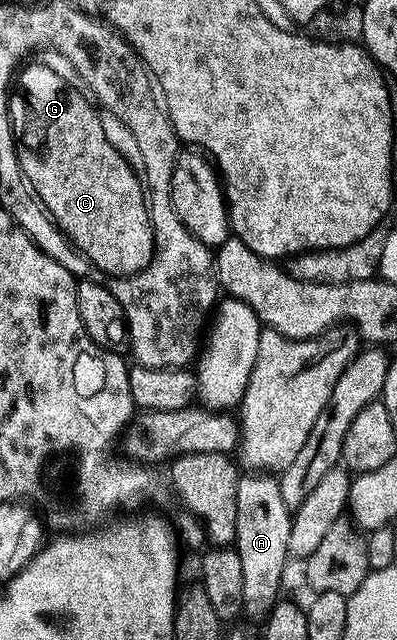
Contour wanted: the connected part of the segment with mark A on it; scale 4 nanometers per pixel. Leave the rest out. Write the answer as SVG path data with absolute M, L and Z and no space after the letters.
M249 472L238 477L235 508L235 549L243 567L241 609L244 617L264 620L279 601L277 593L281 590L285 562L290 561L287 536L291 536L291 512L287 504L283 504L280 481L265 472Z

